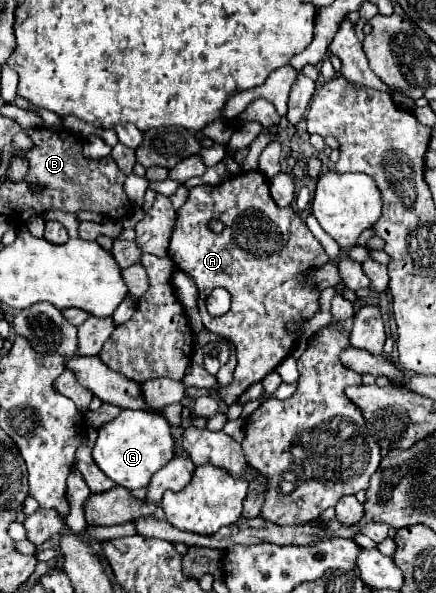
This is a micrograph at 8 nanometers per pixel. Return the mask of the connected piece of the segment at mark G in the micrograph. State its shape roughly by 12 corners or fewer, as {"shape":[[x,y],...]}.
{"shape":[[122,411],[92,457],[126,489],[146,487],[174,455],[162,413]]}

